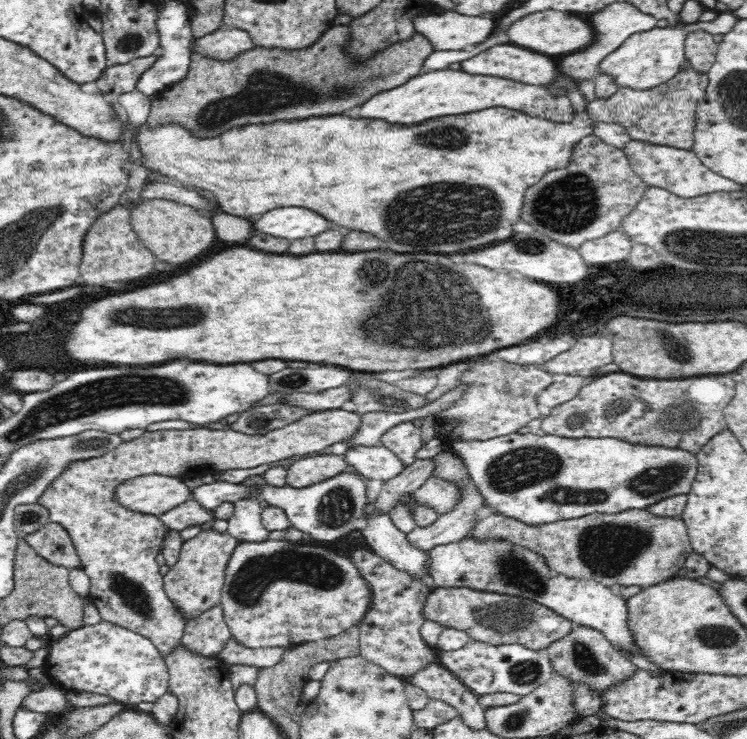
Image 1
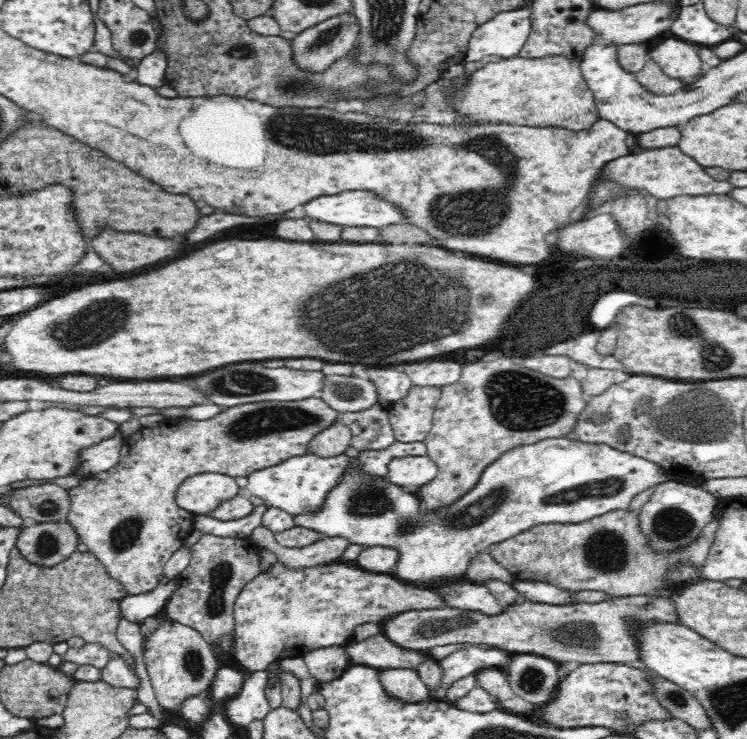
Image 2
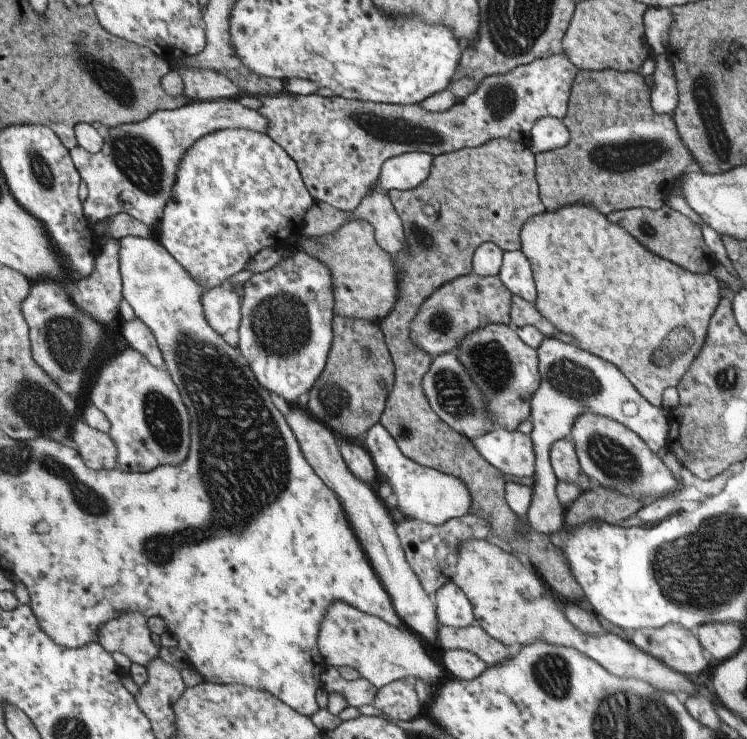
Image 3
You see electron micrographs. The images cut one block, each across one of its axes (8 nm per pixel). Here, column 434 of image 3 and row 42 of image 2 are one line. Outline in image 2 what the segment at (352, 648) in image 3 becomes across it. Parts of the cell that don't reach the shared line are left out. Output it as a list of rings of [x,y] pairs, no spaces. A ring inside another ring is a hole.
[[[669,35],[649,49],[649,58],[653,58],[670,78],[680,79],[684,87],[706,74],[702,69],[705,62],[700,58],[697,47]]]

